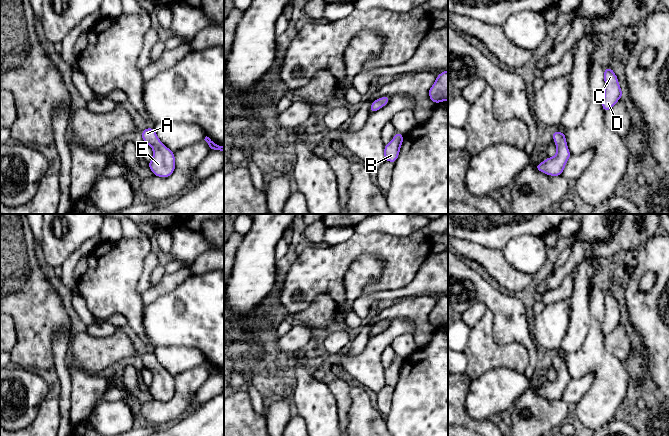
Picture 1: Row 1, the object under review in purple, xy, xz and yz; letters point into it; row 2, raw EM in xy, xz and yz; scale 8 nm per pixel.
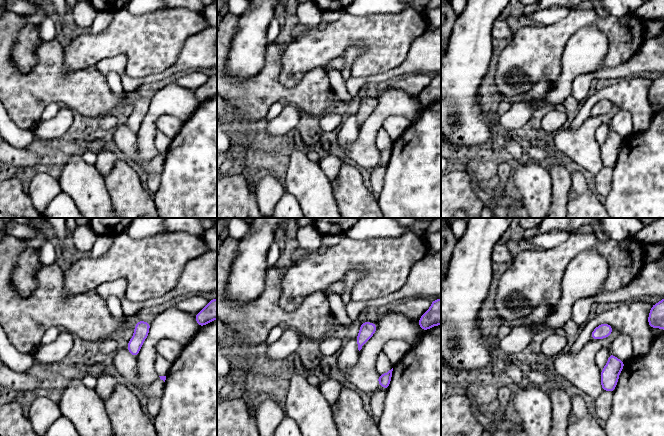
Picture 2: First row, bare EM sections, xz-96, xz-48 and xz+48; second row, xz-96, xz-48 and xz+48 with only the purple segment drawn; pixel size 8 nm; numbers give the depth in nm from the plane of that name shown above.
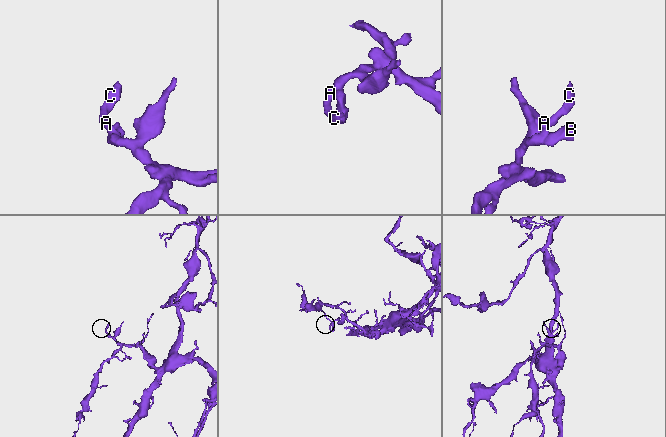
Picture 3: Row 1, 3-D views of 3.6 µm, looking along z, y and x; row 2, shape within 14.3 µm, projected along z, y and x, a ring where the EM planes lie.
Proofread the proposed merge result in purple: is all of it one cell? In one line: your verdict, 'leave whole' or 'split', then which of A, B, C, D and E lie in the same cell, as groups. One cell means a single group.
leave whole; groups A B C D E

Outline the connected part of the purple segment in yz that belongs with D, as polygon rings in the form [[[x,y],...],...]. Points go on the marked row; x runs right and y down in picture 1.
[[[604,68],[604,81],[602,109],[606,112],[610,110],[624,94],[621,91],[618,78],[612,68]]]

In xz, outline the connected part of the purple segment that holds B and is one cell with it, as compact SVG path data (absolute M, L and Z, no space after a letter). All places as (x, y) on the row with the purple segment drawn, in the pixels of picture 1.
M396 132L389 144L384 145L385 161L395 163L398 159L400 148L404 140L404 135Z

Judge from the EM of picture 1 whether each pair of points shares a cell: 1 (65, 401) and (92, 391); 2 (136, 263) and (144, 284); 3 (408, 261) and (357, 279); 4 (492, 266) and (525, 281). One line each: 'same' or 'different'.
1: different
2: different
3: different
4: same

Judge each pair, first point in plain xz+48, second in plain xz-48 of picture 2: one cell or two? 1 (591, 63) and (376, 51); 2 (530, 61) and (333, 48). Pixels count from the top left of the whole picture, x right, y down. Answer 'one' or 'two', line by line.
1: two
2: one

